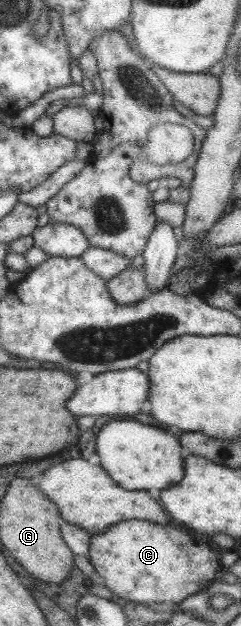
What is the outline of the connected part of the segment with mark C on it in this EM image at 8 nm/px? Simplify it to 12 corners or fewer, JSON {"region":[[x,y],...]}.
{"region":[[117,522],[89,562],[133,602],[205,590],[217,554],[177,526]]}

